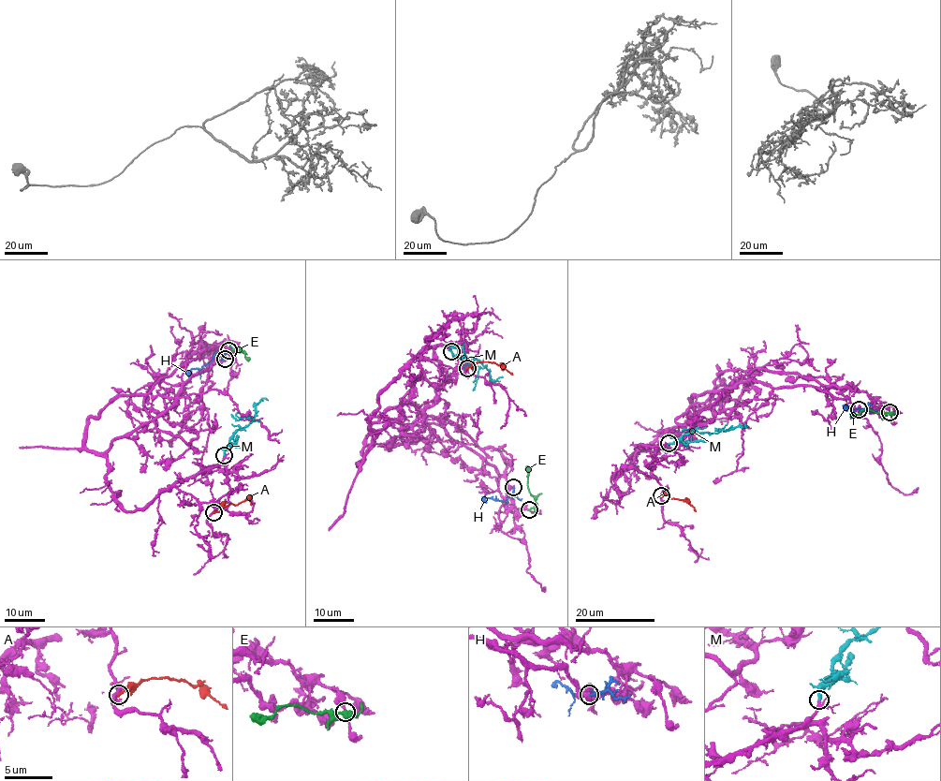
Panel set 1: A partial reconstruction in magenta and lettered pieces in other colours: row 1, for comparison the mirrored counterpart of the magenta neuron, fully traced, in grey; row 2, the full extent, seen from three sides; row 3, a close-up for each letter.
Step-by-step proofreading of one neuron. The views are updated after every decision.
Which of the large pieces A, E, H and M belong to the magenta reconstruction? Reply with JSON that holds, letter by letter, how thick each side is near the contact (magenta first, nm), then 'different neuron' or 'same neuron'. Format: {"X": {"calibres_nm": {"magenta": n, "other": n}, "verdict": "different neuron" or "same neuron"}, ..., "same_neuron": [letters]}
{"A": {"calibres_nm": {"magenta": 240, "other": 240}, "verdict": "different neuron"}, "E": {"calibres_nm": {"magenta": 200, "other": 220}, "verdict": "different neuron"}, "H": {"calibres_nm": {"magenta": 480, "other": 240}, "verdict": "different neuron"}, "M": {"calibres_nm": {"magenta": 220, "other": 240}, "verdict": "same neuron"}, "same_neuron": ["M"]}

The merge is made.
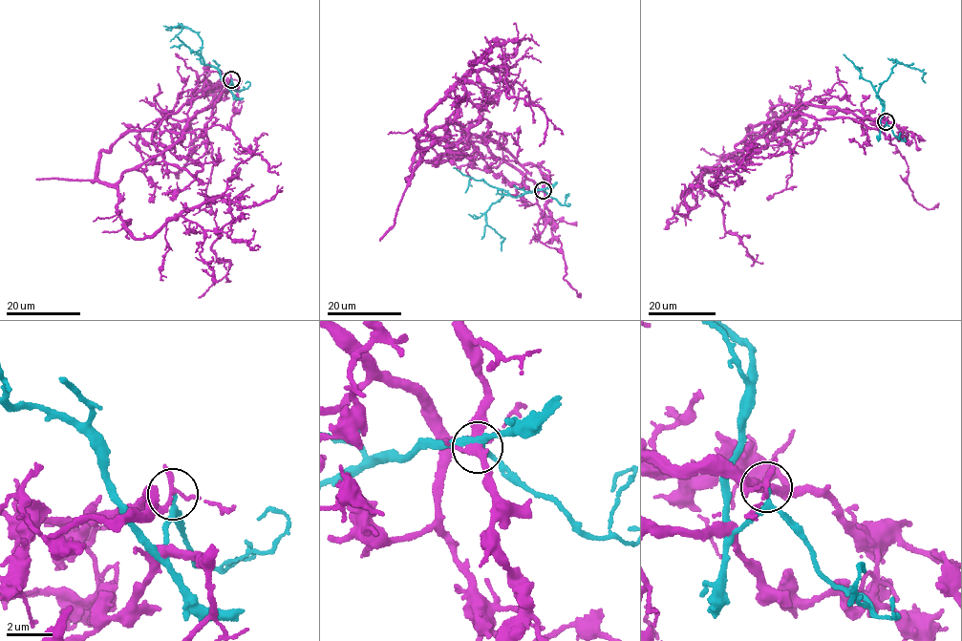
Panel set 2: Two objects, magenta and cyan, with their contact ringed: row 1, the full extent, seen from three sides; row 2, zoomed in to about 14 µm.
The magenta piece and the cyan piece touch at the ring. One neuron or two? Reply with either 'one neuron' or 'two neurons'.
two neurons

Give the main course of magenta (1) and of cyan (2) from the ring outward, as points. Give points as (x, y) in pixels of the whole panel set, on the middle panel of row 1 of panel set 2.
1: (543, 190), (459, 124), (417, 148), (457, 81), (495, 67), (505, 95), (548, 118), (540, 146)
2: (543, 190), (512, 197), (502, 193), (486, 212), (486, 224), (503, 238), (501, 251)

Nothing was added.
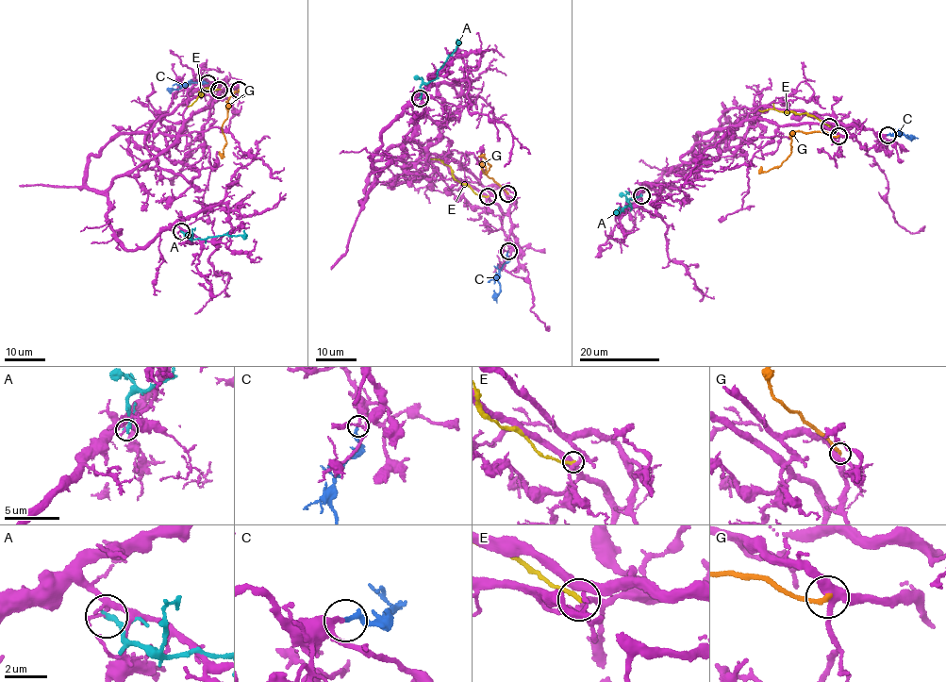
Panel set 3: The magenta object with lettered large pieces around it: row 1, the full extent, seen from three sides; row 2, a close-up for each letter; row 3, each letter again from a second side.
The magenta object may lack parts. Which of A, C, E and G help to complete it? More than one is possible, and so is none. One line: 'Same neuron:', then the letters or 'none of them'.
Same neuron: C

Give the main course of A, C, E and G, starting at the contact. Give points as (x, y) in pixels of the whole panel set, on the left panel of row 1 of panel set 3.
A: (181, 231), (189, 238), (204, 240), (224, 235), (246, 235)
C: (207, 83), (192, 82), (177, 89), (167, 89)
E: (219, 90), (203, 89), (201, 96), (187, 107)
G: (239, 90), (226, 101), (227, 119), (222, 127), (226, 141), (223, 154), (219, 152)

